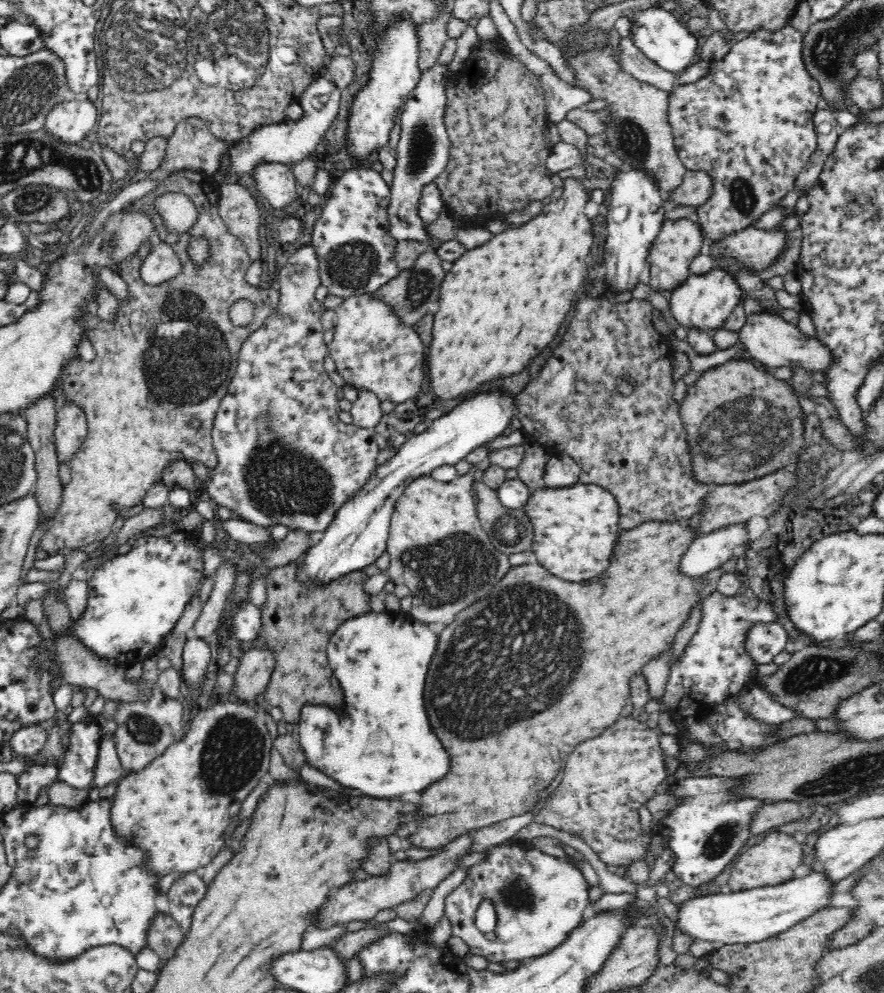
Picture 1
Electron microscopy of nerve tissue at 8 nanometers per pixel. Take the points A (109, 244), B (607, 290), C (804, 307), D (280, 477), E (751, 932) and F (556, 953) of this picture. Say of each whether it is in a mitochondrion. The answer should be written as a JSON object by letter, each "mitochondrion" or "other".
{"A":"mitochondrion","B":"other","C":"other","D":"mitochondrion","E":"other","F":"other"}

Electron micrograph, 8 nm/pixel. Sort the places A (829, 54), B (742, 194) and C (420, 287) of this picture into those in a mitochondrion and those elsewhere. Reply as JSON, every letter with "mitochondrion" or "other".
{"A":"mitochondrion","B":"mitochondrion","C":"mitochondrion"}

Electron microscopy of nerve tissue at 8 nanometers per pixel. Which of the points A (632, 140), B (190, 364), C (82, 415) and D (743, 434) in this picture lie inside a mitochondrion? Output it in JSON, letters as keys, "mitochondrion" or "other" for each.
{"A":"mitochondrion","B":"mitochondrion","C":"other","D":"mitochondrion"}

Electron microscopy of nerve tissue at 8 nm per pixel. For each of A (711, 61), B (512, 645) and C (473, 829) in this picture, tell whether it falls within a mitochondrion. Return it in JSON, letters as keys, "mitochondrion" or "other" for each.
{"A":"other","B":"mitochondrion","C":"other"}

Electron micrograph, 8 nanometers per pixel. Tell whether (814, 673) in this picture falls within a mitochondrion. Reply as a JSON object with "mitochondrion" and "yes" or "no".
{"mitochondrion":"yes"}

